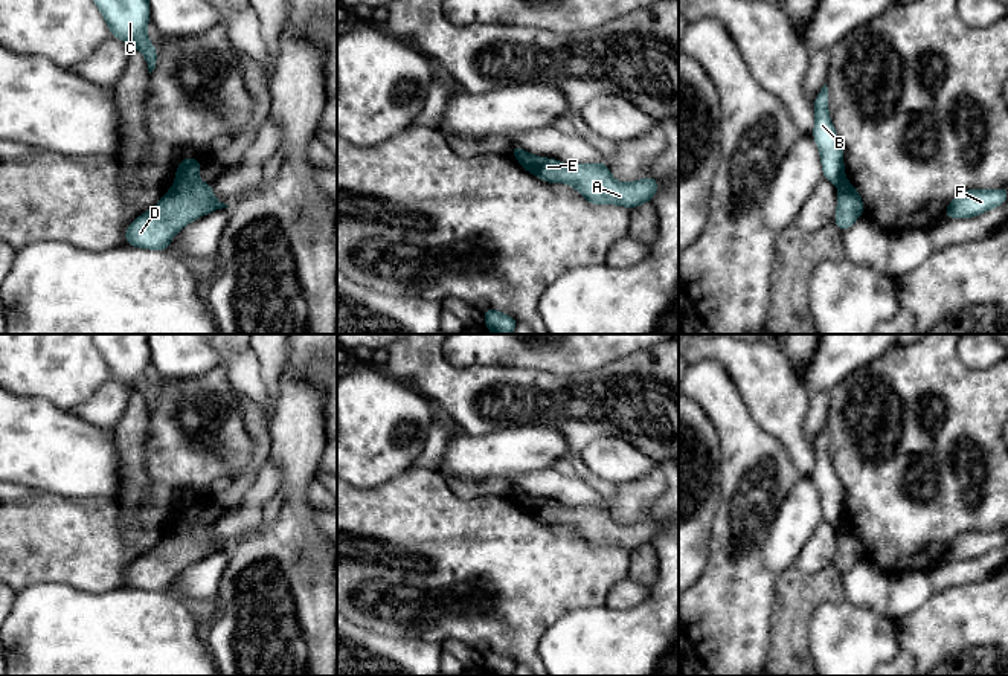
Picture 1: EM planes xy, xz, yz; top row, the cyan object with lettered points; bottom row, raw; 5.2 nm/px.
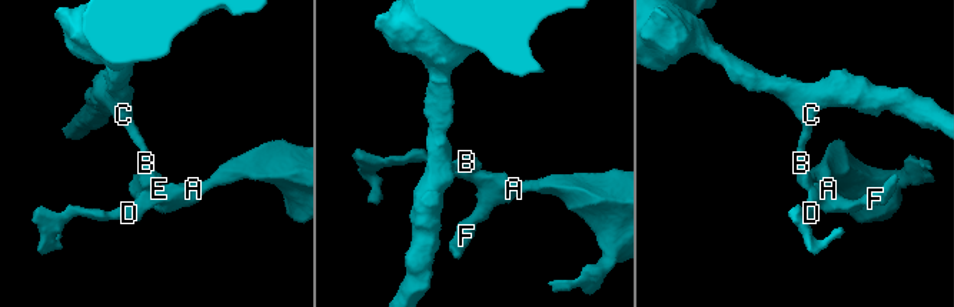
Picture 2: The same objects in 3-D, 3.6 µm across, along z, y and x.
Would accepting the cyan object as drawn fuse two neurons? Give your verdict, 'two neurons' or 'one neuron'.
two neurons

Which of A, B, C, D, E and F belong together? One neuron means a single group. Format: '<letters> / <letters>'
A D E F / B C

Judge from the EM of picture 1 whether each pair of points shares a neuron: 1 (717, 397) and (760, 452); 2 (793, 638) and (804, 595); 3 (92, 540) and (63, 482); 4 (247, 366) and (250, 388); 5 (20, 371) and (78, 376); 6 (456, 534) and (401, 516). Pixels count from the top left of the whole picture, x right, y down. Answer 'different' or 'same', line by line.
1: same
2: same
3: different
4: same
5: same
6: same

